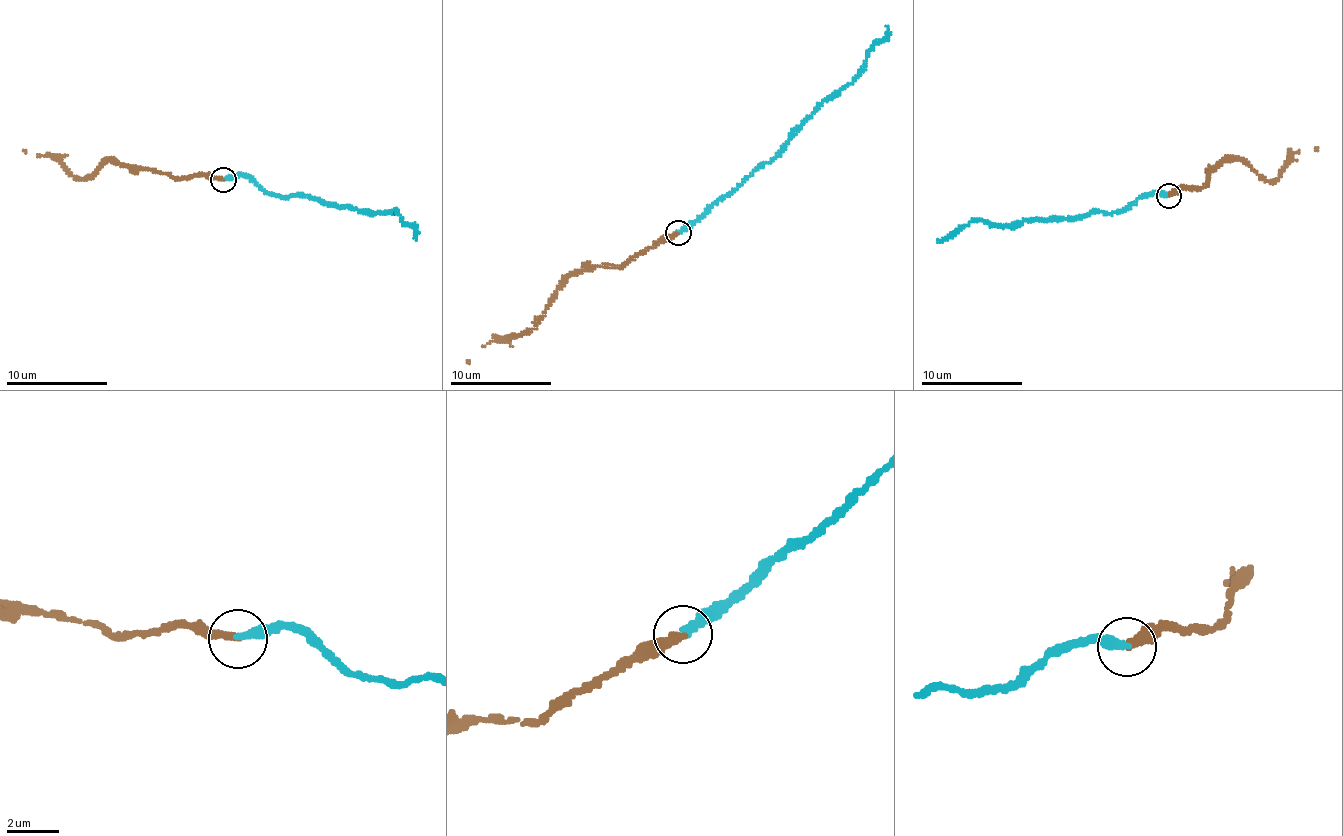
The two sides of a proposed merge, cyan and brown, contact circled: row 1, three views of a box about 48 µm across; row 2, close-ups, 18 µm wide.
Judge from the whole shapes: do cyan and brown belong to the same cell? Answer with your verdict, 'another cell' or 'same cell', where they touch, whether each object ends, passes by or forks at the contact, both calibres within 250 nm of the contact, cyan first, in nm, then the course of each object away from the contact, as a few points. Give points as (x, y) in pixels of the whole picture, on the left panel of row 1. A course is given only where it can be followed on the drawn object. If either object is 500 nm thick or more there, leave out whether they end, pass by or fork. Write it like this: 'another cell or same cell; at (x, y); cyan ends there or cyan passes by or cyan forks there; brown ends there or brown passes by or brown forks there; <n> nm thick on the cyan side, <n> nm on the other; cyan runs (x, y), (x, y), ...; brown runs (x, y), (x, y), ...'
same cell; at (223, 180); cyan ends there; brown ends there; 360 nm thick on the cyan side, 320 nm on the other; cyan runs (224, 178), (241, 175), (288, 198), (295, 194), (339, 209), (382, 214), (394, 209), (414, 231), (413, 238); brown runs (224, 180), (199, 175), (170, 177), (138, 170), (111, 158), (86, 179), (71, 176), (60, 159), (23, 150)

